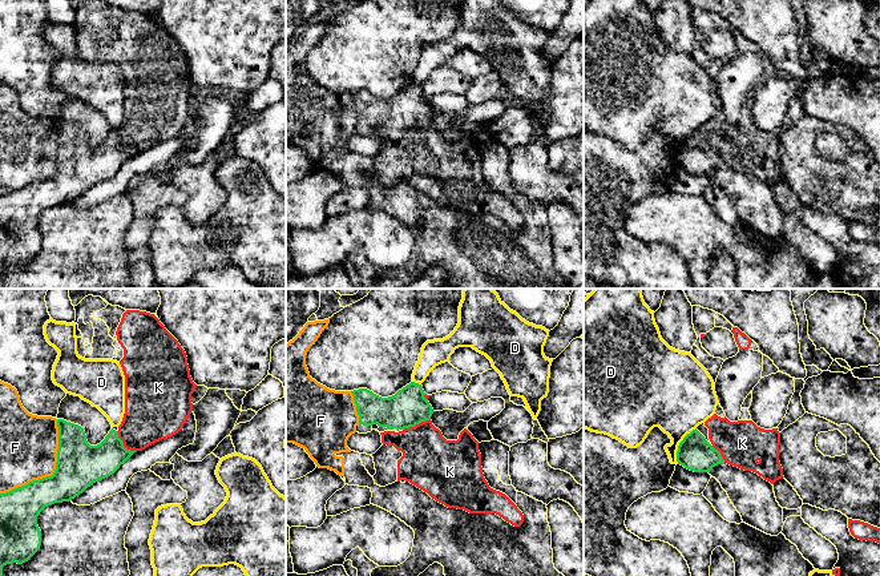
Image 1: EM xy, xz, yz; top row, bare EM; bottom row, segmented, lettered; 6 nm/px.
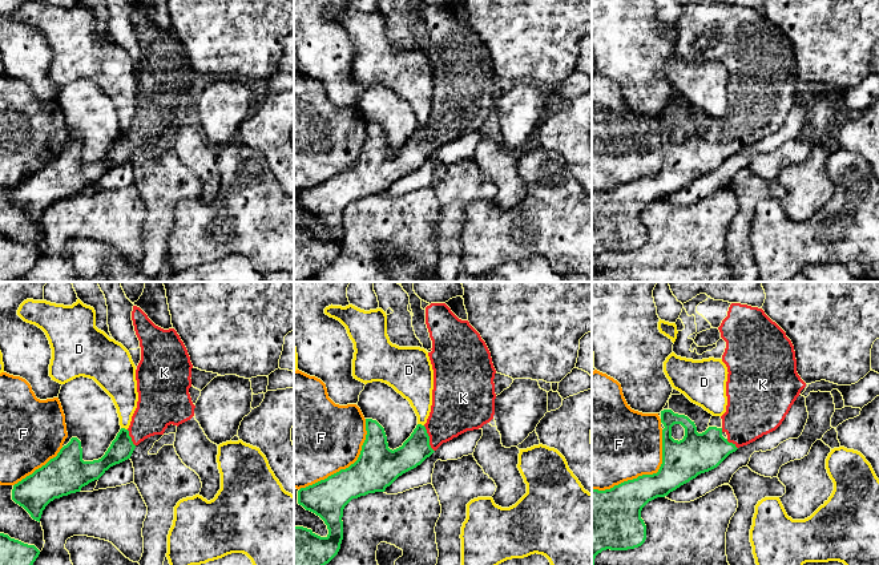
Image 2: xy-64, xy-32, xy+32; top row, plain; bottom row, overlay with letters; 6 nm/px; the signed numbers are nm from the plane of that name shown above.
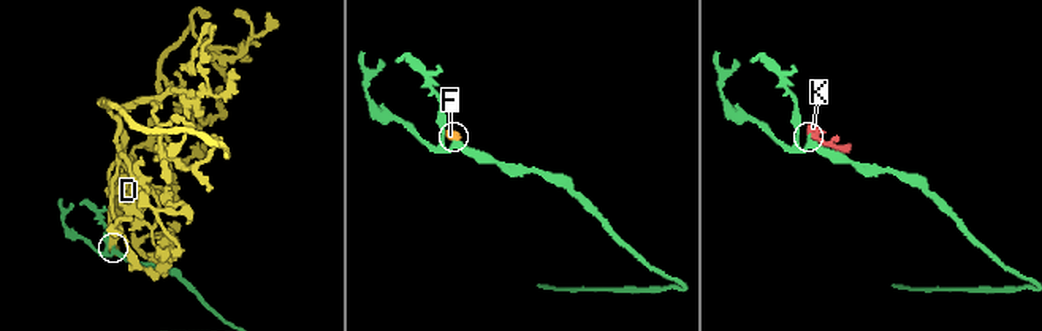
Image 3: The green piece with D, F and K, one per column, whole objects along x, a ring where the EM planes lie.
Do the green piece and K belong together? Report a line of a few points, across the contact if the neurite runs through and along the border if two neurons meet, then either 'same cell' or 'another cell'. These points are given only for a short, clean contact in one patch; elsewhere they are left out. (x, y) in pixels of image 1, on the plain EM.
line xy (87, 166), (103, 162), (122, 146), (150, 117); same cell

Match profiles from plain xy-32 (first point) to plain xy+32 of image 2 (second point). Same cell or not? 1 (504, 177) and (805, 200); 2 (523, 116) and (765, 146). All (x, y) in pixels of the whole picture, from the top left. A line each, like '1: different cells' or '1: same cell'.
1: same cell
2: different cells

